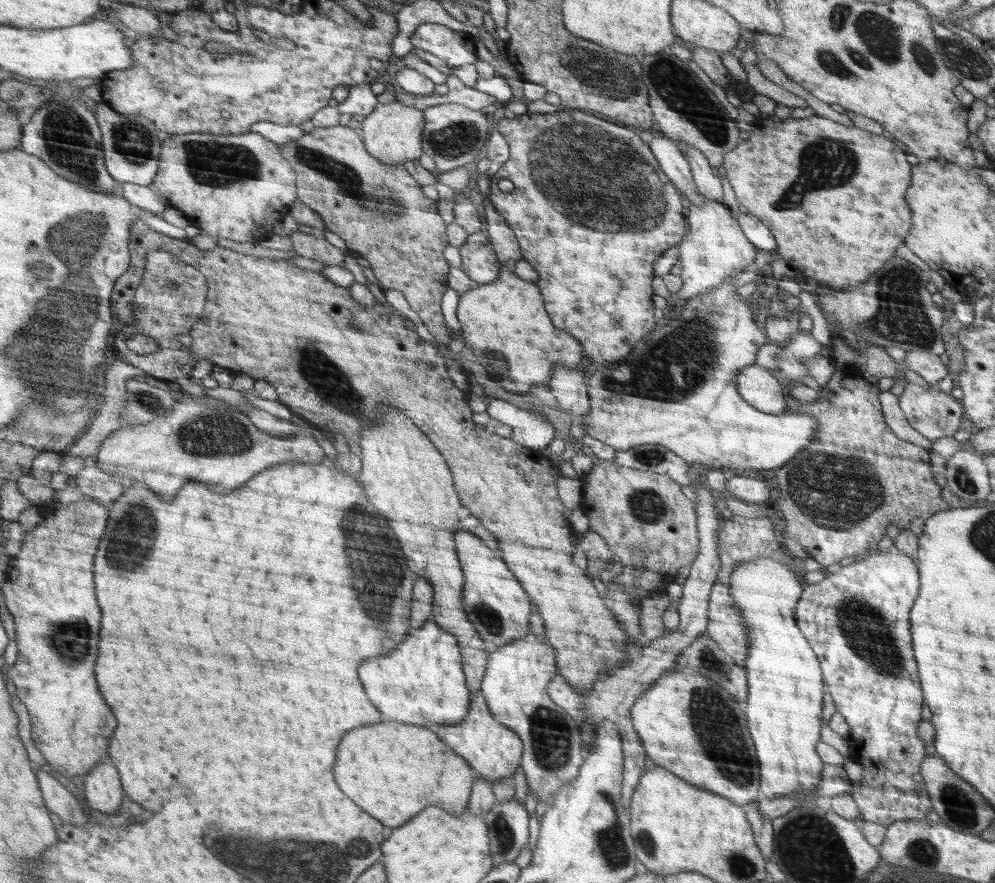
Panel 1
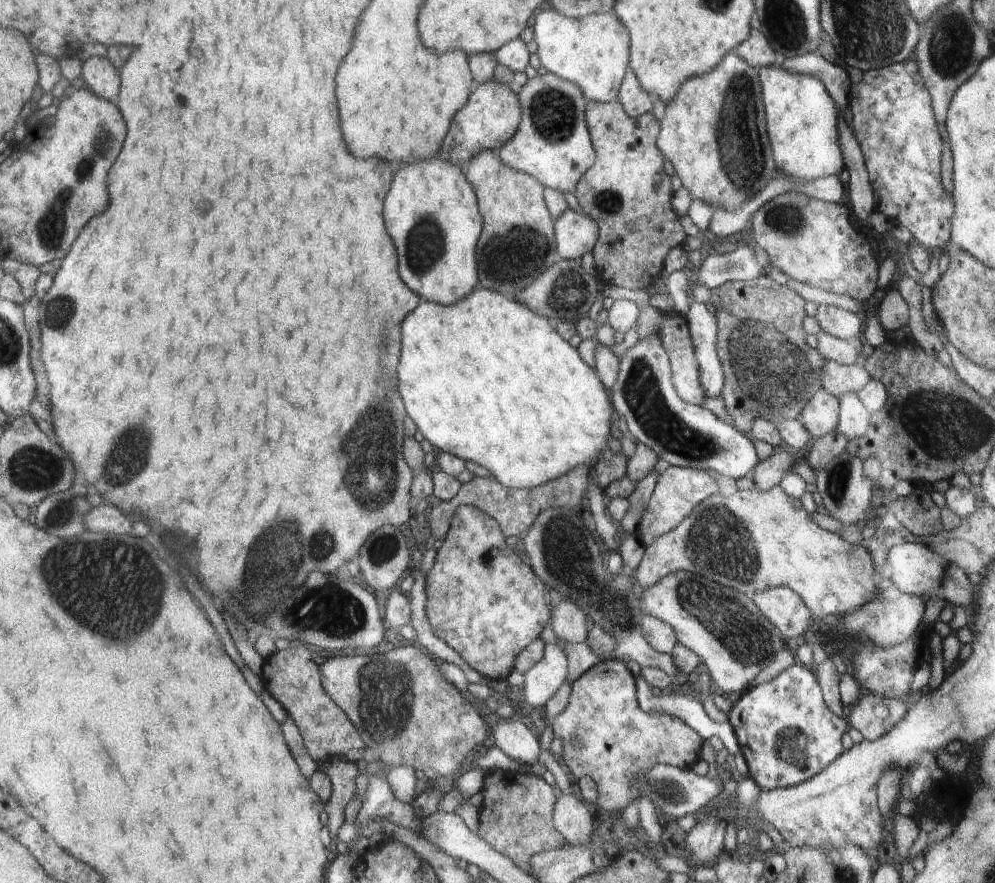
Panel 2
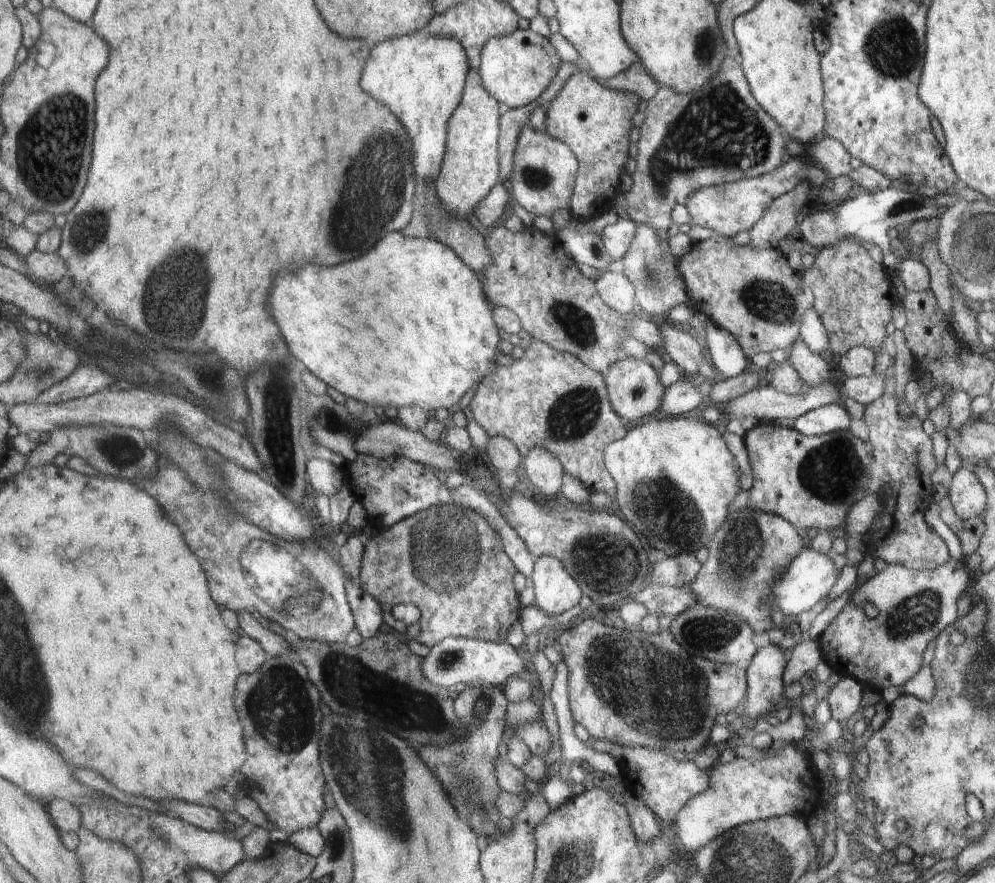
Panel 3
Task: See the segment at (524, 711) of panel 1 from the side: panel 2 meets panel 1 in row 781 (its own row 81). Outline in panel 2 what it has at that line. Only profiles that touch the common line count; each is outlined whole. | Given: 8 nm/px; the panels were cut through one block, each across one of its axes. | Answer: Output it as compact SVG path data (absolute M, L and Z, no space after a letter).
M547 73L529 78L518 95L522 103L522 124L497 152L499 157L514 170L532 175L546 188L572 193L584 172L596 164L591 136L584 124L585 94L576 83Z

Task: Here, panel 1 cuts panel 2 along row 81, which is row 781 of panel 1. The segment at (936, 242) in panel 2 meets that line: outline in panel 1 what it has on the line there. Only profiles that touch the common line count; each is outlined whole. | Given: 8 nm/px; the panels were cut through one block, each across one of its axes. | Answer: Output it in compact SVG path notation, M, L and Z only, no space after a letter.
M896 545L884 551L874 549L864 559L858 559L850 565L841 567L837 573L826 572L822 581L808 585L808 588L804 588L804 600L799 600L798 606L796 606L796 620L800 620L800 628L804 628L804 636L808 636L808 640L812 640L812 648L816 648L816 656L820 656L820 664L824 664L824 684L828 684L828 694L832 694L838 712L848 720L848 724L852 724L851 734L846 738L849 748L858 748L858 754L862 758L860 764L863 766L863 777L860 781L860 788L852 788L850 795L856 802L858 809L860 809L863 821L872 822L886 828L900 820L921 820L926 818L926 814L933 809L930 794L927 792L927 786L924 784L922 774L923 760L927 755L927 746L916 734L916 726L922 720L920 718L920 710L924 706L924 700L922 700L916 662L914 662L914 656L912 656L910 620L908 620L910 608L912 608L912 604L916 600L916 594L918 594L918 578L918 567L914 563L914 559L910 555L906 555L902 549L898 549Z

